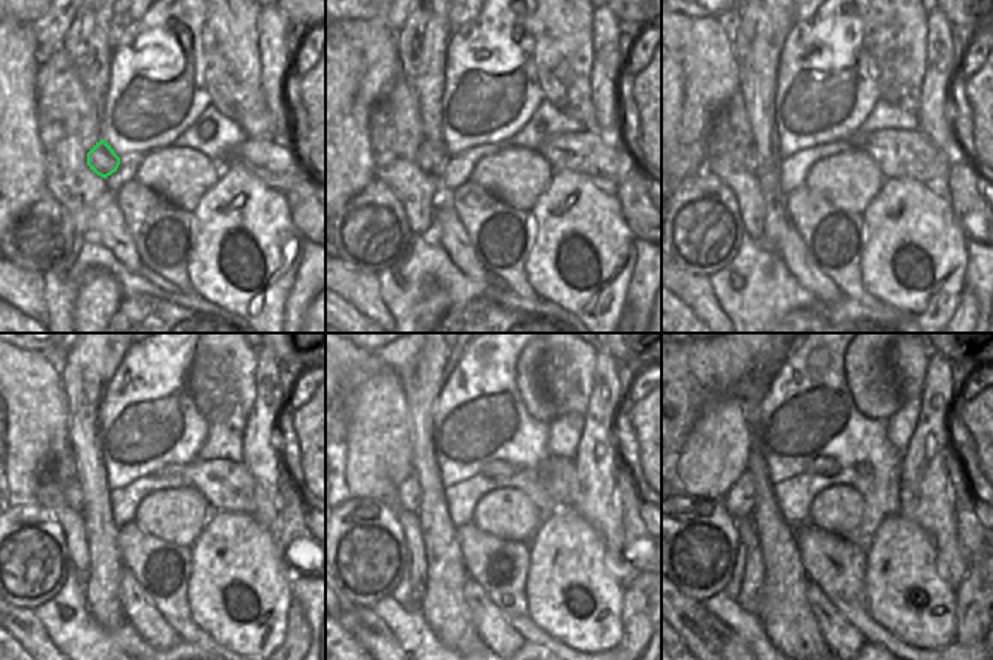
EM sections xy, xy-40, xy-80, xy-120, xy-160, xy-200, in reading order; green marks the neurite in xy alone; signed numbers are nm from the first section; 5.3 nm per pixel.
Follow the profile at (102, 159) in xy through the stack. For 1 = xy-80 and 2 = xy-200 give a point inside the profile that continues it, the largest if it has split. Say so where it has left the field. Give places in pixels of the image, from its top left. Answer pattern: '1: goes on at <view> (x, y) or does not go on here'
1: goes on at xy-80 (750, 159)
2: goes on at xy-200 (740, 500)

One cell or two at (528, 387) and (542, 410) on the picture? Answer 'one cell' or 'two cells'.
one cell

